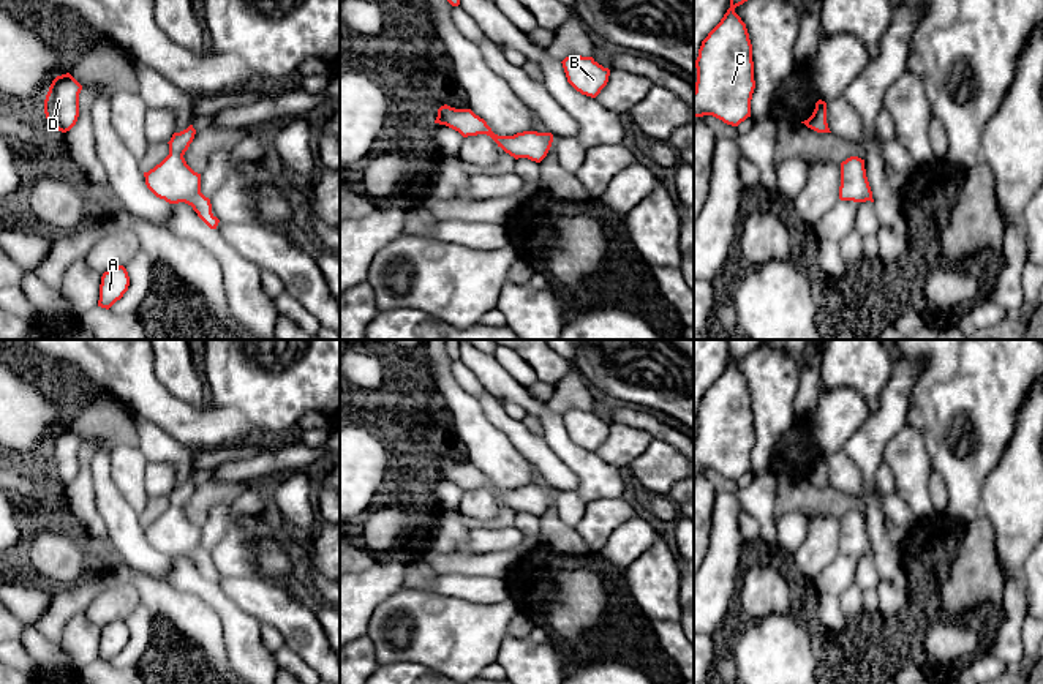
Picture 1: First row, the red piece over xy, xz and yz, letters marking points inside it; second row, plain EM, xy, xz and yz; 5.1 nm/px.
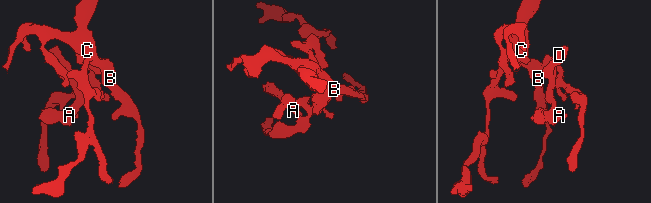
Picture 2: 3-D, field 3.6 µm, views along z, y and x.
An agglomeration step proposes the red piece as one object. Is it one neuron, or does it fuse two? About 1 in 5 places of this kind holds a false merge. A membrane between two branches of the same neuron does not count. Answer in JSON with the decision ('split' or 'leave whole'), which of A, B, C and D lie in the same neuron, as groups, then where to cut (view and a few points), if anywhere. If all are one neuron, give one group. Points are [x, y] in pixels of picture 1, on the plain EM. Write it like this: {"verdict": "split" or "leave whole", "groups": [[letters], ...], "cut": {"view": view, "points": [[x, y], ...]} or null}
{"verdict": "leave whole", "groups": [["A", "B", "C", "D"]], "cut": null}

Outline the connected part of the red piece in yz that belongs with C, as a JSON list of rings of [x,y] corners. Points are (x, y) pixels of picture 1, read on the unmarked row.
[[[729,340],[730,362],[702,395],[695,414],[694,471],[713,469],[732,480],[751,471],[755,442],[752,398],[735,362],[762,343]]]

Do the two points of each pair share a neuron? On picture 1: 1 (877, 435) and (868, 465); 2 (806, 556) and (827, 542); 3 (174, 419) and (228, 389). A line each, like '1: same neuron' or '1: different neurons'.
1: same neuron
2: same neuron
3: same neuron

